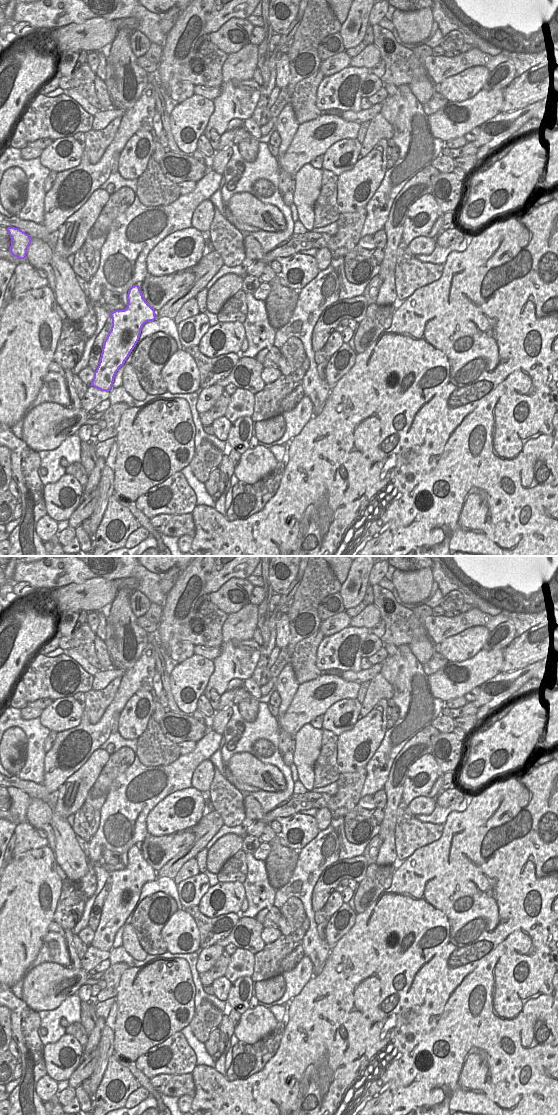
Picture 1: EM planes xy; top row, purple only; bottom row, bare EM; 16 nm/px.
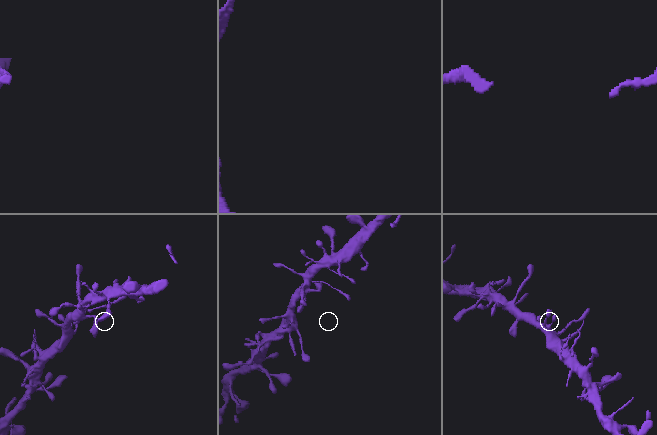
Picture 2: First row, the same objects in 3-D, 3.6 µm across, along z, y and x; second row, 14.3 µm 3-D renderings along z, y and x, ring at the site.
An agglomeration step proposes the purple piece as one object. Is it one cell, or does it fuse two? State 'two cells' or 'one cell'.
one cell

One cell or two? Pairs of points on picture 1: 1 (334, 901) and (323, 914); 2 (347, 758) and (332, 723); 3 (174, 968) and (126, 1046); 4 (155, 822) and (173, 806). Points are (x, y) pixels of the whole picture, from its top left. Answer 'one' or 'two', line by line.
1: one
2: two
3: one
4: one

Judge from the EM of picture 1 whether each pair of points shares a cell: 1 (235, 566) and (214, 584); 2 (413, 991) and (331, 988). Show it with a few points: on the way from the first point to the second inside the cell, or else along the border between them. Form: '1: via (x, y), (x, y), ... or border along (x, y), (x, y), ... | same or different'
1: via (230, 567), (218, 579) | same
2: via (395, 1012), (388, 1020), (373, 1019), (353, 1000) | same

